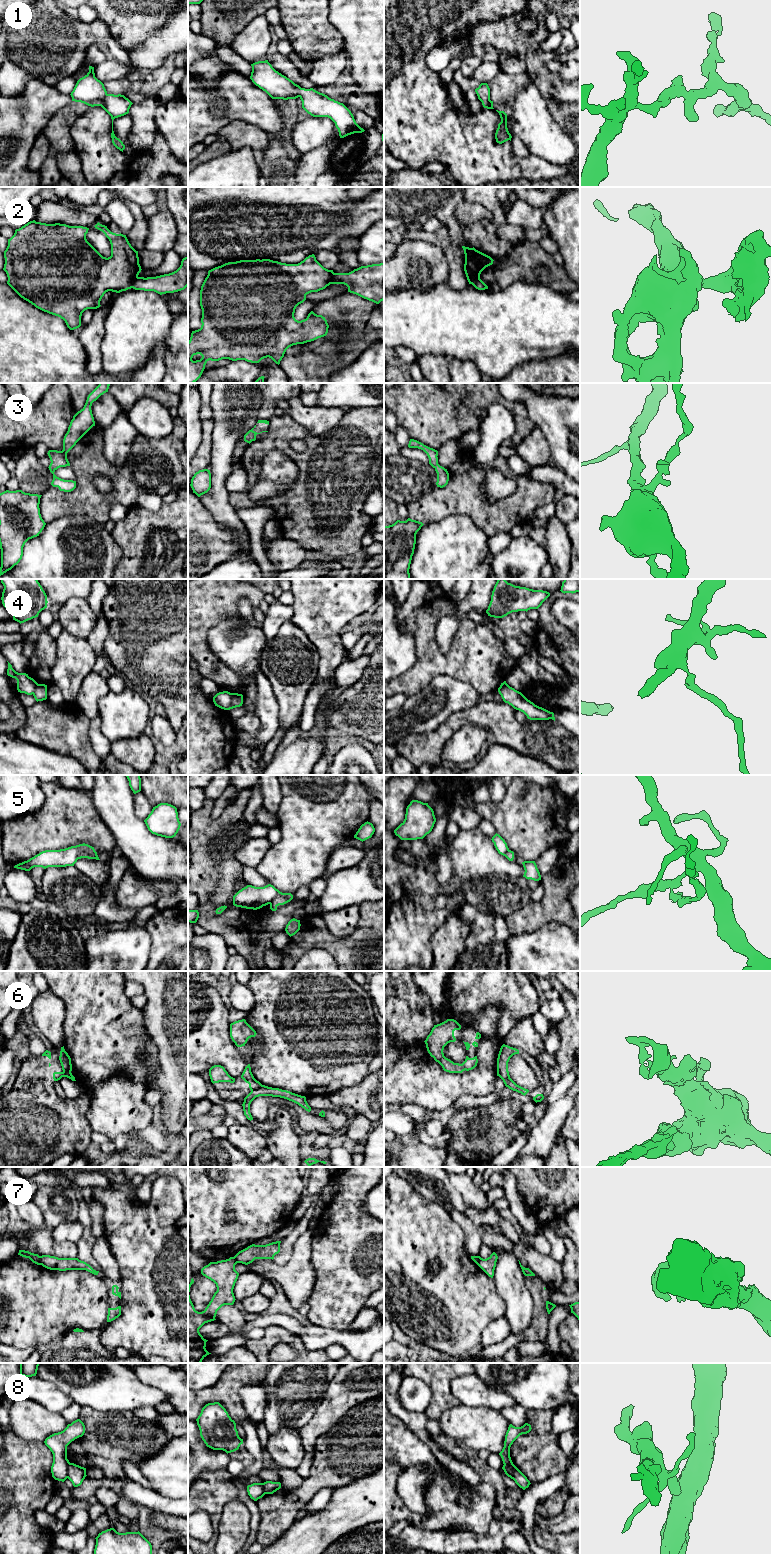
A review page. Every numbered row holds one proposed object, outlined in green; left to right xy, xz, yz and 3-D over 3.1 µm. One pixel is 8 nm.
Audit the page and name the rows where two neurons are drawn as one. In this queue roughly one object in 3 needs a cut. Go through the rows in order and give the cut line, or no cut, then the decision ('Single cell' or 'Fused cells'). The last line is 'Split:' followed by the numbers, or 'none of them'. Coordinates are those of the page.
1: No split. Single cell
2: Split along xy (137, 276), (131, 287). Fused cells
3: No split. Single cell
4: Split along xz (232, 693), (232, 699), (227, 709). Fused cells
5: Split along xz (292, 897), (275, 897), (269, 903). Fused cells
6: Split along xz (261, 1084), (251, 1091). Fused cells
7: Split along xy (39, 1256), (41, 1264). Fused cells
8: Split along yz (504, 1464), (511, 1464), (513, 1466), (513, 1478). Fused cells
Split: 2, 4, 5, 6, 7, 8

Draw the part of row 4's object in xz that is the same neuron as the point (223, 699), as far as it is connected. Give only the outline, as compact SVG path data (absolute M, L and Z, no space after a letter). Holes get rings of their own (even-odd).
M228 691L219 692L213 697L213 702L215 706L224 710L228 710L231 701L232 701L232 693Z

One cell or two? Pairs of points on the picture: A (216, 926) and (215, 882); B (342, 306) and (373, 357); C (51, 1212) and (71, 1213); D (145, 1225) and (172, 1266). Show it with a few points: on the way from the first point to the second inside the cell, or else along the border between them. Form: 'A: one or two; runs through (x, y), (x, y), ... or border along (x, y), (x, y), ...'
A: one; runs through (210, 915), (210, 898), (212, 893)
B: two; border along (373, 342), (351, 363)
C: one; runs through (56, 1212), (66, 1212)
D: one; runs through (145, 1235), (145, 1239), (162, 1256)

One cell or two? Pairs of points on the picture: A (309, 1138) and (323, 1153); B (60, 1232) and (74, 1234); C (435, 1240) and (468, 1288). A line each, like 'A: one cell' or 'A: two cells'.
A: one cell
B: one cell
C: one cell

